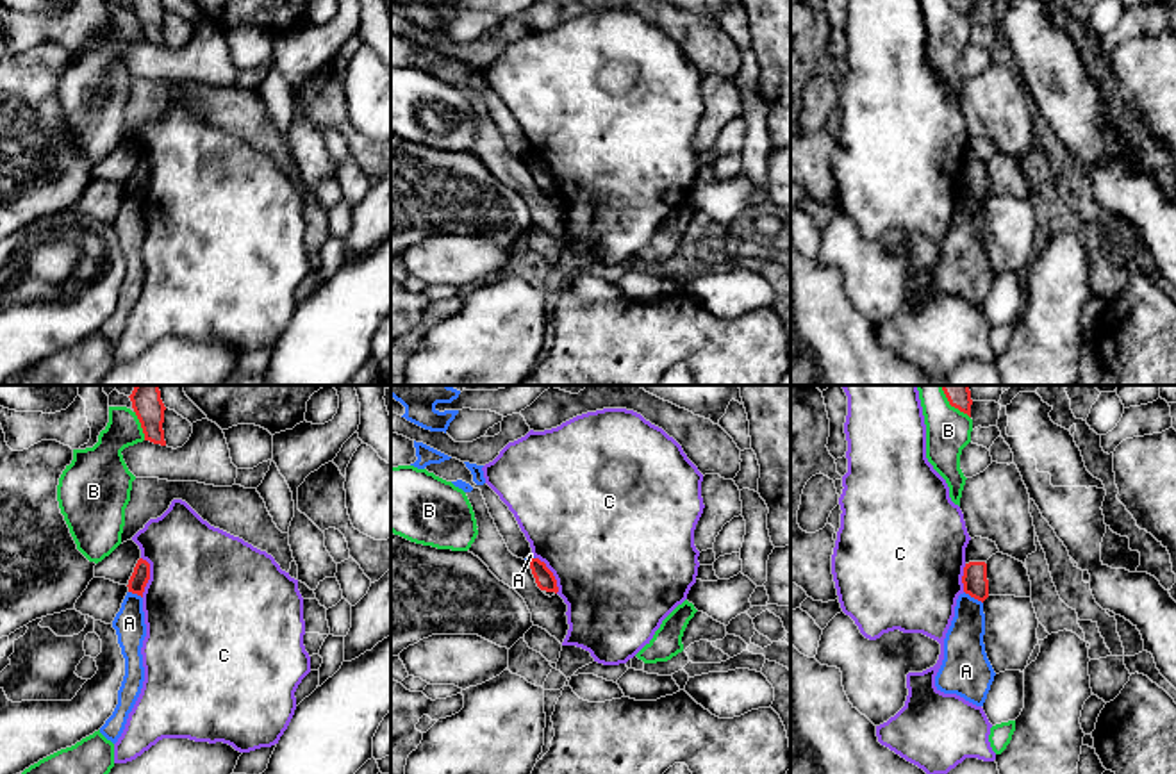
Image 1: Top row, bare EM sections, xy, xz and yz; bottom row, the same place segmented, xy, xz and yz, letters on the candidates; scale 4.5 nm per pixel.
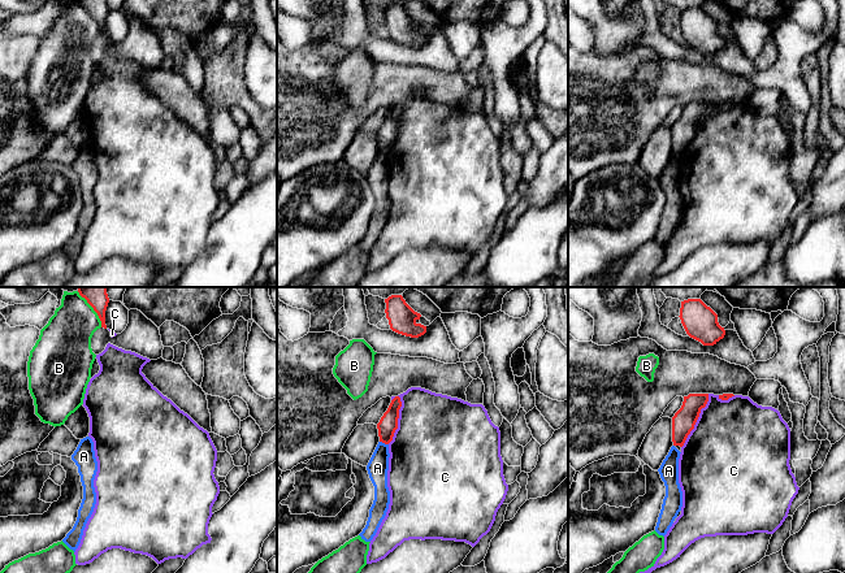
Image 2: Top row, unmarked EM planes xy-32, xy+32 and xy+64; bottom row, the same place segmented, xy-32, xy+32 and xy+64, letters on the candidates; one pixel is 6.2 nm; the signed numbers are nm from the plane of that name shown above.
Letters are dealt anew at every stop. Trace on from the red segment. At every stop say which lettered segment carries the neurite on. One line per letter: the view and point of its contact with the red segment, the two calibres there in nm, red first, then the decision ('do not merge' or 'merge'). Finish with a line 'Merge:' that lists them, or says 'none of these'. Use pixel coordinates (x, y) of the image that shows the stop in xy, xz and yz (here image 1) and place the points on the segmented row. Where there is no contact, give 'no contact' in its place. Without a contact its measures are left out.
A: contact yz (973, 596); calibres 110 and 190 nm; do not merge
B: contact xy (141, 425); calibres 140 and 190 nm; do not merge
C: contact xy (149, 576); calibres 80 and 500 nm; do not merge
Merge: none of these

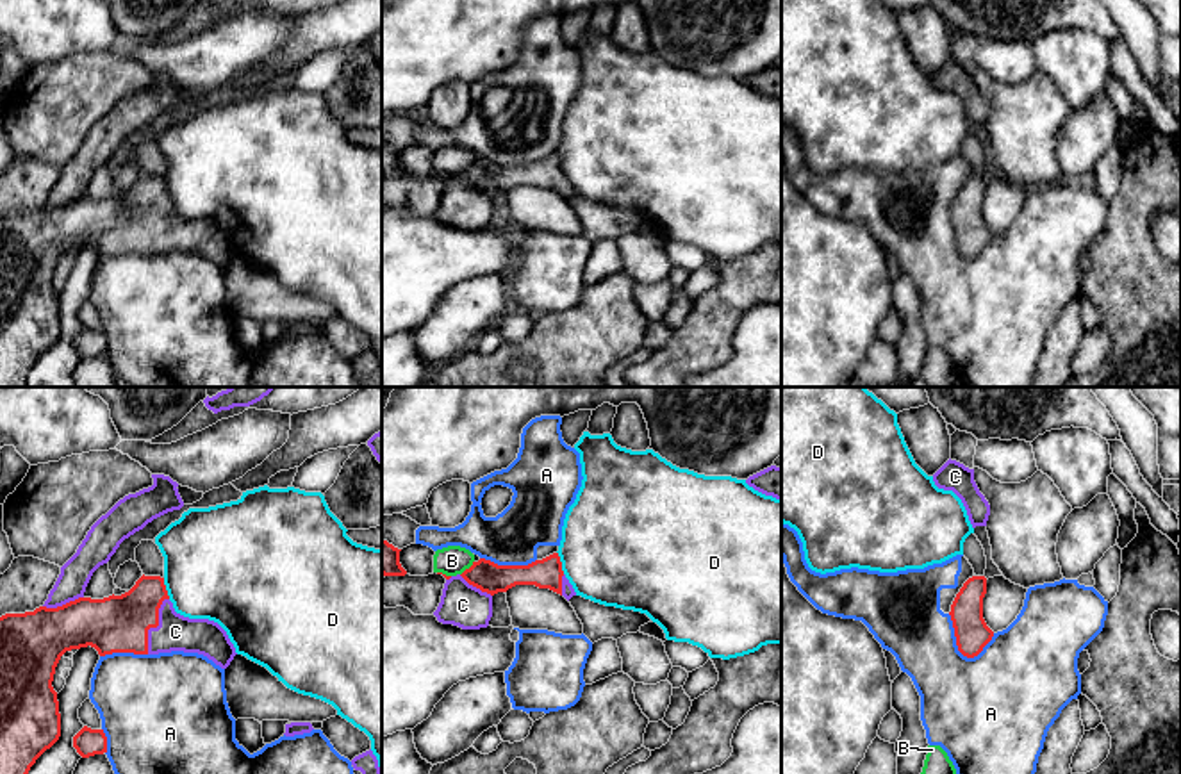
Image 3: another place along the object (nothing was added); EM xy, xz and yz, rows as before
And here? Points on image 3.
A: contact yz (957, 641); calibres 150 and 360 nm; do not merge
B: contact xz (470, 568); calibres 140 and 140 nm; do not merge
C: contact xy (156, 626); calibres 260 and 160 nm; merge
D: contact xz (561, 562); calibres 140 and 480 nm; do not merge
Merge: C

